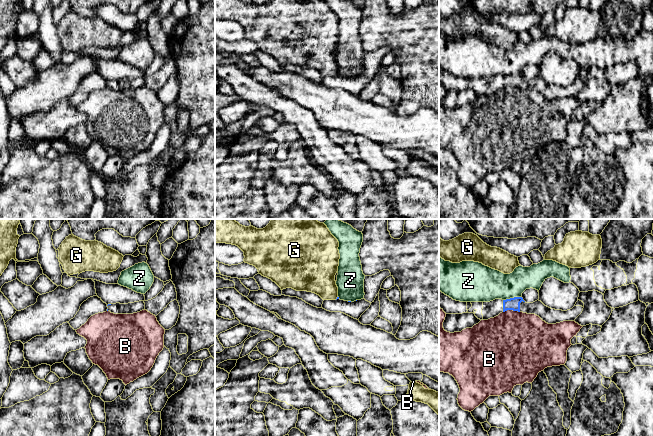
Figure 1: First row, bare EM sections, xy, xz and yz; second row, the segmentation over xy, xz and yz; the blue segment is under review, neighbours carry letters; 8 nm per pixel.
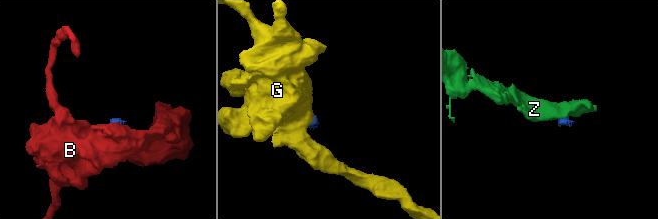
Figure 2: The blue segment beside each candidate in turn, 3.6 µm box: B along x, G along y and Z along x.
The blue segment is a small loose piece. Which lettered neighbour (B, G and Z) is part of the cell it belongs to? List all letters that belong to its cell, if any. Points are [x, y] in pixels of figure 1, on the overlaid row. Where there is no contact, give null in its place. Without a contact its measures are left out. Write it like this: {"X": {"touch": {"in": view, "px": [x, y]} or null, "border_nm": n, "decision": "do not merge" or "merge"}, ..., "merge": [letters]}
{"B": {"touch": {"in": "yz", "px": [511, 309]}, "border_nm": 140, "decision": "do not merge"}, "G": {"touch": {"in": "xz", "px": [337, 298]}, "border_nm": 40, "decision": "do not merge"}, "Z": {"touch": {"in": "yz", "px": [511, 298]}, "border_nm": 150, "decision": "do not merge"}, "merge": []}

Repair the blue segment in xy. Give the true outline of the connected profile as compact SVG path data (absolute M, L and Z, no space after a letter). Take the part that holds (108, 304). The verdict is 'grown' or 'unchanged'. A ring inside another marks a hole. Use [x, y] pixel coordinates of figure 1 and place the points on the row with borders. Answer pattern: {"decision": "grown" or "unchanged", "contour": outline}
{"decision": "grown", "contour": "M144 301L134 302L134 303L128 303L128 304L108 304L107 311L110 311L114 314L133 314L140 312L145 309L145 303Z"}

